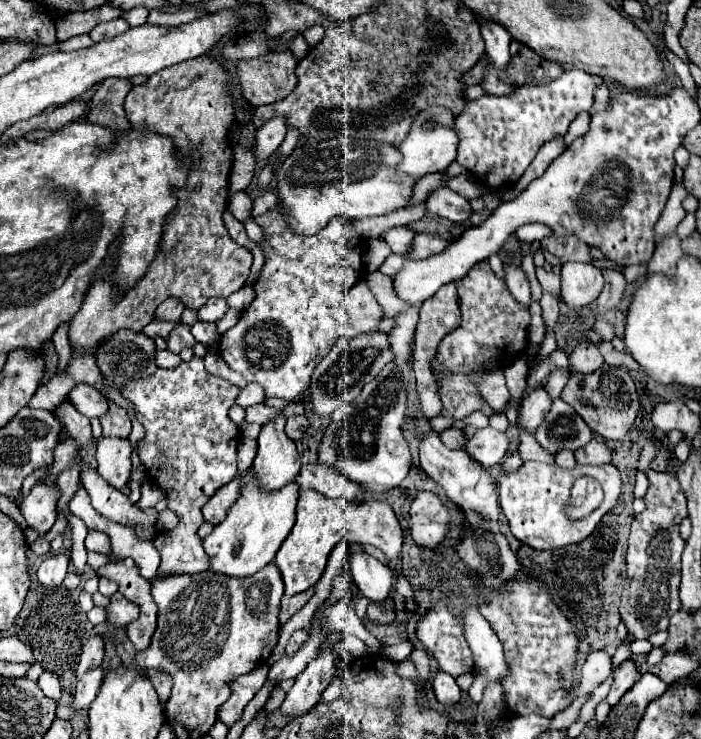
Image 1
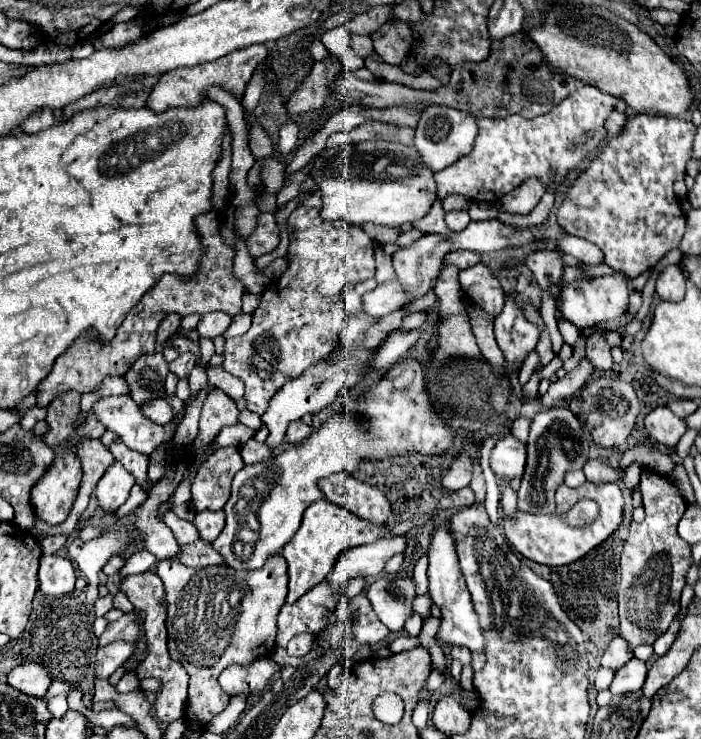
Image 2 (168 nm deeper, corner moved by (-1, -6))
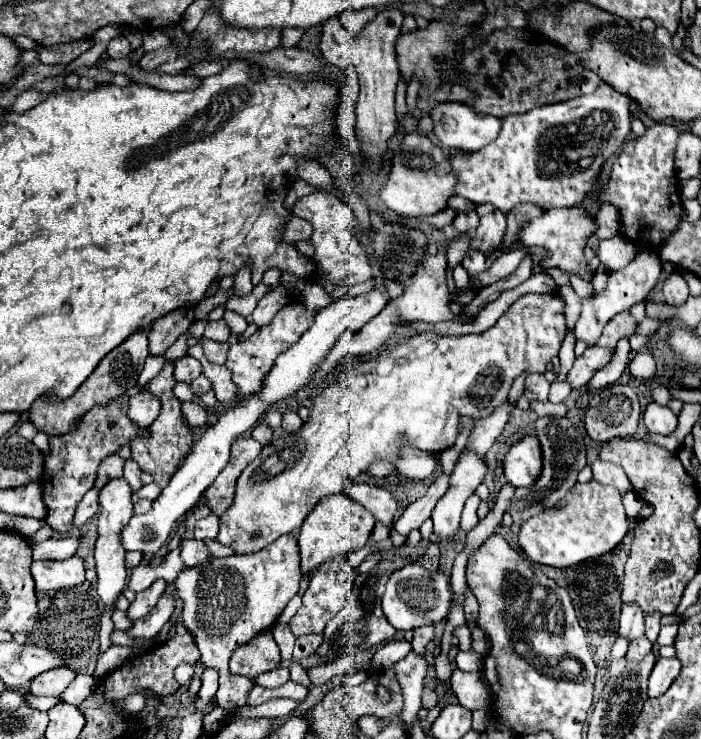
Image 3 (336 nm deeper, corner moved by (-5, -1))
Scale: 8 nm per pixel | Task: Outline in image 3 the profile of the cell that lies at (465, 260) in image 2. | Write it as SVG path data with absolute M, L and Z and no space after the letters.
M488 204L476 206L475 211L480 218L480 225L476 230L476 236L470 242L470 250L494 254L504 238L504 230L507 228L506 216Z

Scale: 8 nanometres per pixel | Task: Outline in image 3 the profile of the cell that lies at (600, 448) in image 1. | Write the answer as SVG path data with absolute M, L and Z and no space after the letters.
M596 460L592 464L592 472L594 472L594 480L600 482L600 484L610 484L614 486L616 490L620 490L622 494L632 490L630 486L630 480L626 478L624 470L616 464L610 464L610 462L604 462L604 460Z

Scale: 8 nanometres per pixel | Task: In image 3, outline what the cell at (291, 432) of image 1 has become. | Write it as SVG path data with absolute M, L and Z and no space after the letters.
M286 412L286 414L282 416L282 428L284 428L286 432L296 432L296 430L300 430L302 424L304 424L304 422L302 422L302 418L300 418L296 412Z

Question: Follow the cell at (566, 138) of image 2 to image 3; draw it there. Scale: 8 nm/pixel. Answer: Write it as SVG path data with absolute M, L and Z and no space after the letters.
M602 82L592 94L584 94L566 102L536 108L524 114L512 114L502 118L502 130L498 138L482 150L470 154L456 154L450 158L452 172L456 174L454 194L474 204L494 204L506 214L520 202L536 202L544 210L548 208L570 208L582 202L592 192L594 180L602 164L620 150L622 142L630 132L630 98L620 94L606 82Z

